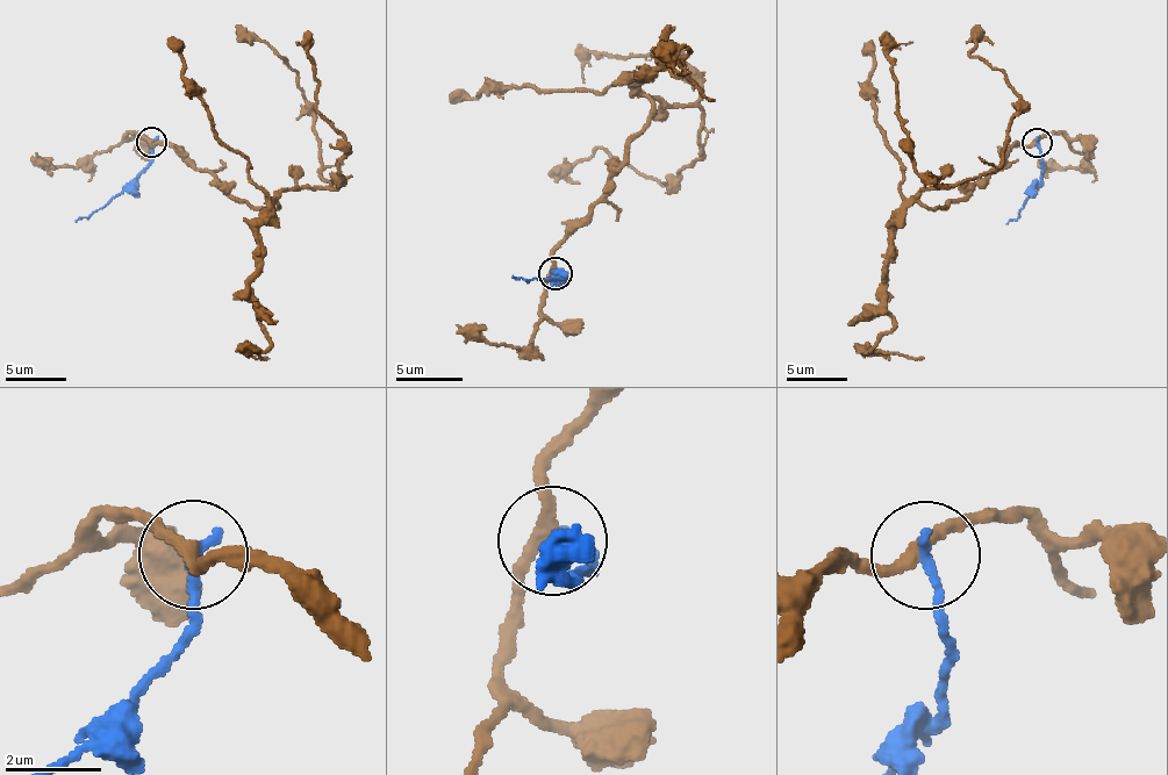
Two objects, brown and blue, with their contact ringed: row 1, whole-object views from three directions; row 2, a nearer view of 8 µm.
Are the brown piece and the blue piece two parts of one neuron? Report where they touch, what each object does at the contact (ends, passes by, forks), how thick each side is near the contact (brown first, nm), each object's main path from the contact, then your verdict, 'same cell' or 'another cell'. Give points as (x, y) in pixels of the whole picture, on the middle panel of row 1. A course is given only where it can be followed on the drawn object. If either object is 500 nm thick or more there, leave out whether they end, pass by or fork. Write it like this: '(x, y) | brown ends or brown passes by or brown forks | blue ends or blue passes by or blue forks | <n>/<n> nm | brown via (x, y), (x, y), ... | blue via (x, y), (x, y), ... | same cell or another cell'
(554, 273) | brown passes by | blue ends | 240/240 nm | brown via (553, 274), (552, 251), (652, 108), (645, 95), (702, 113), (702, 156), (670, 180), (600, 148), (546, 174) | blue via (553, 274), (565, 280), (525, 281), (513, 274) | another cell

